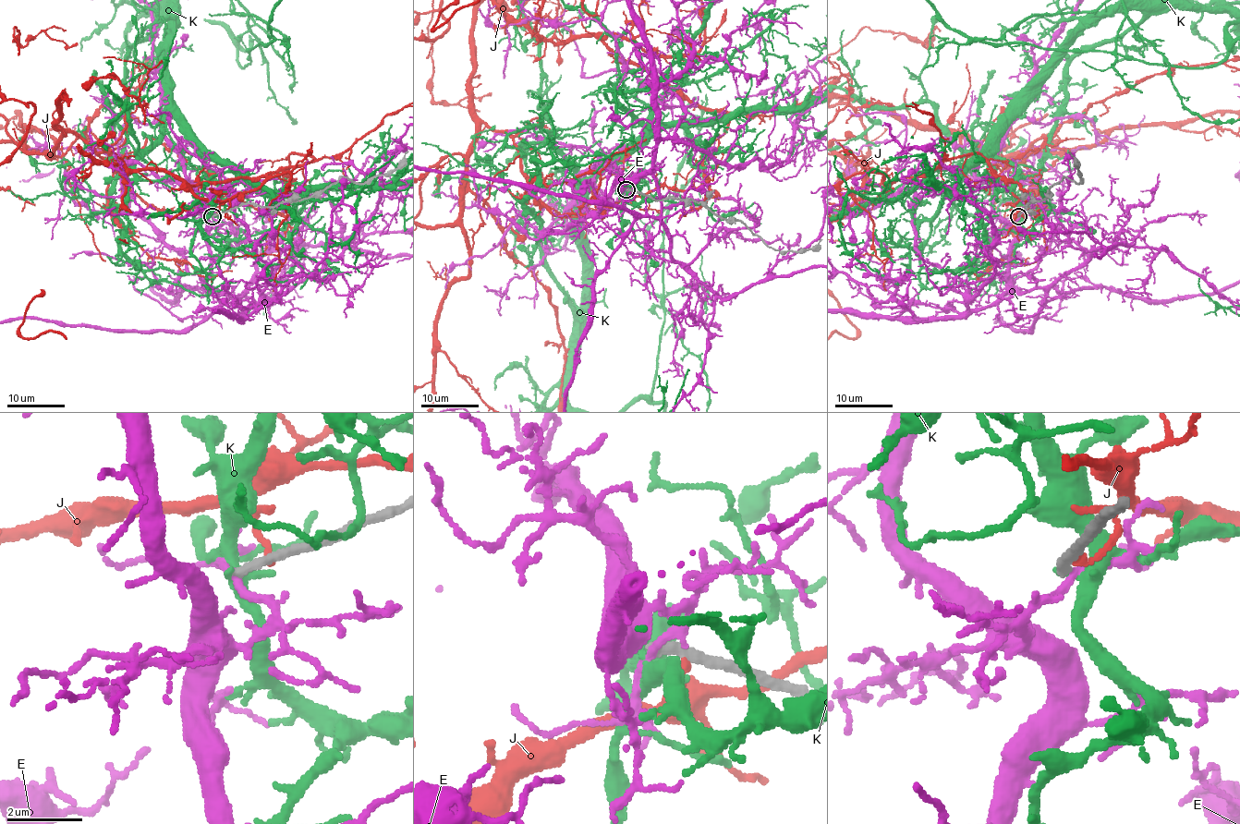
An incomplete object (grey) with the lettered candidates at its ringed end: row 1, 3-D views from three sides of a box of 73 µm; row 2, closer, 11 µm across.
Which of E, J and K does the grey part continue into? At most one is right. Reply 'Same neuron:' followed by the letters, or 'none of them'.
Same neuron: none of them

